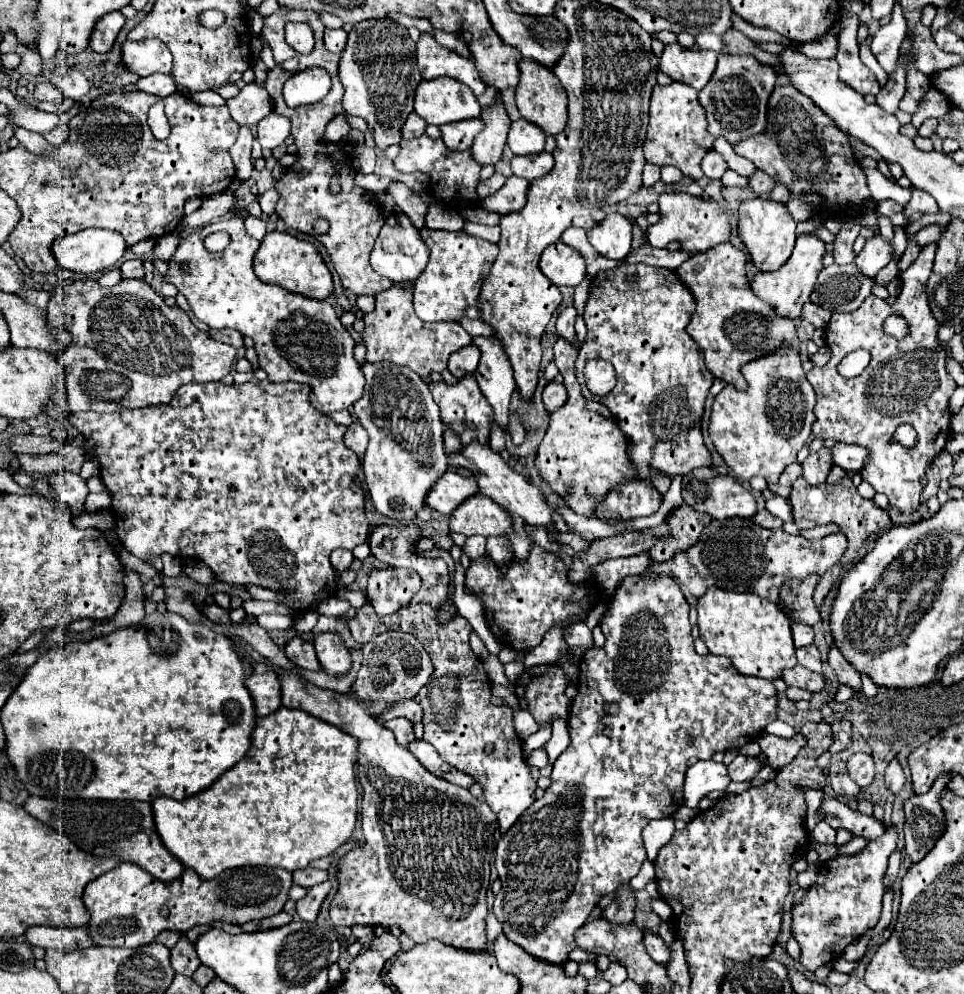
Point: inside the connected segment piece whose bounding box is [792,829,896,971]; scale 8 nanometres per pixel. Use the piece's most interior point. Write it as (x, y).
(845, 902)

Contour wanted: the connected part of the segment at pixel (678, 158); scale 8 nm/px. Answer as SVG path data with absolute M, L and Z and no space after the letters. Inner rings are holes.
M670 83L666 87L656 85L652 89L650 97L650 123L644 139L644 157L648 163L666 167L672 165L684 173L684 177L690 177L698 181L704 177L700 163L704 155L712 149L714 137L706 133L706 115L702 111L702 105L698 105L698 91L690 89L688 85Z

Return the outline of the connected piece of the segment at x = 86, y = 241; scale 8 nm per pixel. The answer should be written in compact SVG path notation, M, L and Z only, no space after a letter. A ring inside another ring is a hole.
M84 229L54 241L52 253L60 267L92 275L114 267L126 251L120 233L108 229Z

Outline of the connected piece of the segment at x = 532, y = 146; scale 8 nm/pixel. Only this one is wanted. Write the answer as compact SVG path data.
M518 119L510 125L508 147L512 149L514 155L542 153L544 151L544 141L546 141L546 135L542 133L542 129L526 123L524 119Z

